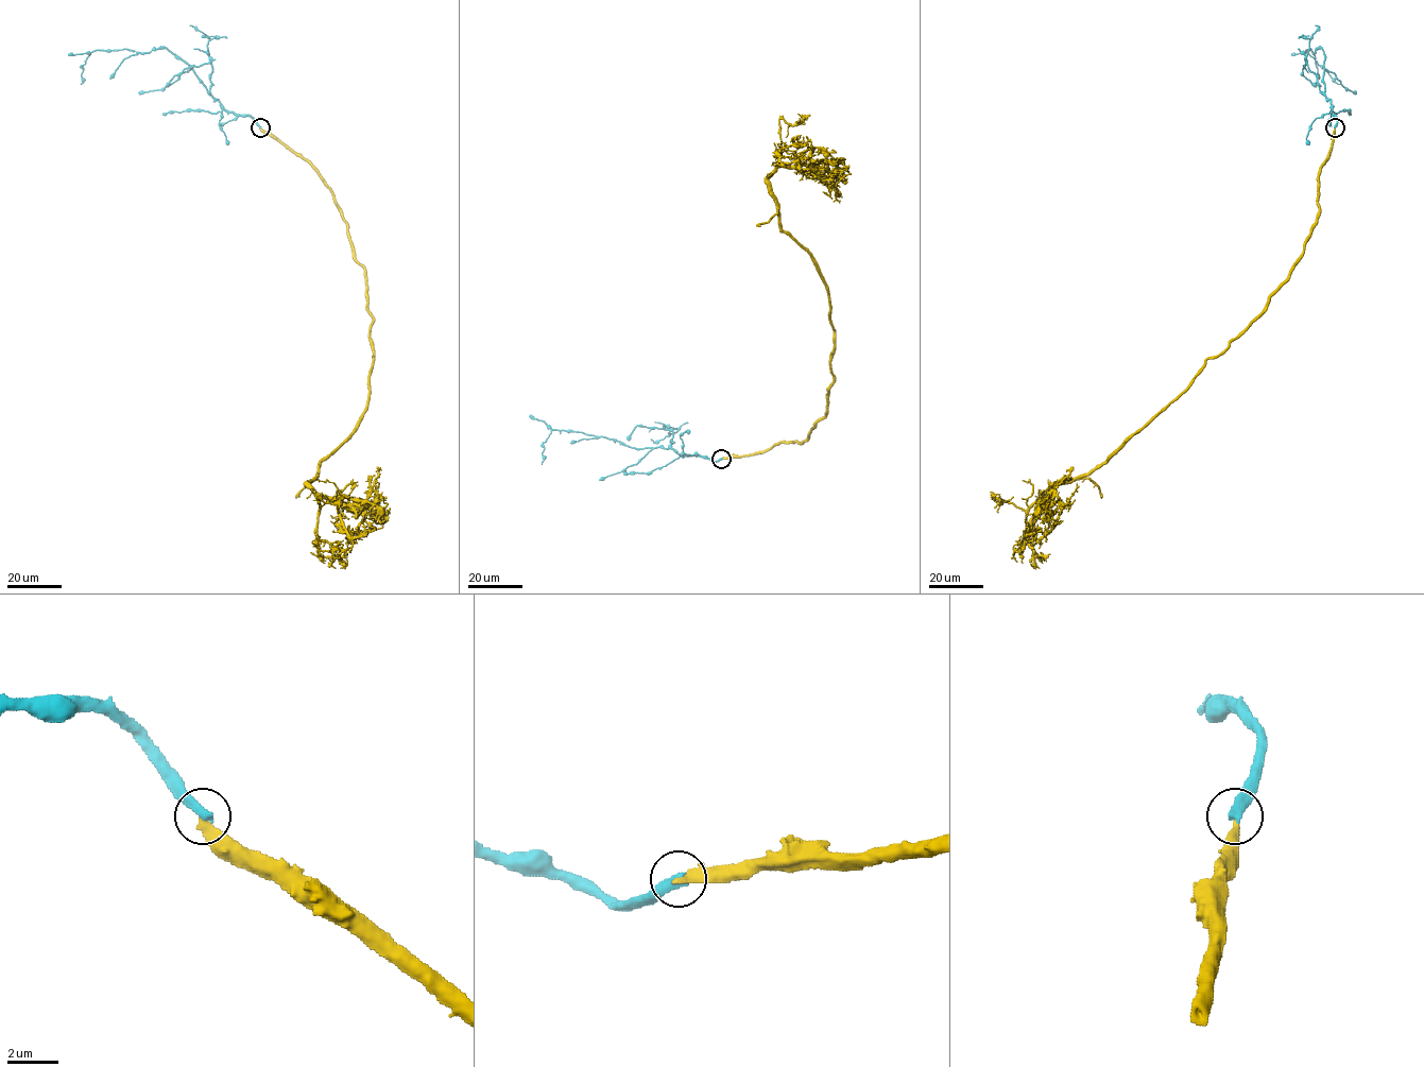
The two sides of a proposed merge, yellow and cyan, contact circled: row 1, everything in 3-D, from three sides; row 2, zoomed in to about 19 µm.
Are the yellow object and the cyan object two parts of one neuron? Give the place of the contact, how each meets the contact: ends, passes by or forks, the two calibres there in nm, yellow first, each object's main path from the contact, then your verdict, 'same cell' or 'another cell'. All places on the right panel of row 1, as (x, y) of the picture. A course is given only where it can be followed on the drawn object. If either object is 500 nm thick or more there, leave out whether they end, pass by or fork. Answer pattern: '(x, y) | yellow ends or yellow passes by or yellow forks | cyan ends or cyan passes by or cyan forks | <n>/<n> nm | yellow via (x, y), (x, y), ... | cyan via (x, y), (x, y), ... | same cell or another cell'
(1335, 127) | yellow ends | cyan ends | 360/440 nm | yellow via (1335, 127), (1320, 169), (1318, 219), (1288, 279), (1104, 461), (1043, 494), (1025, 538), (1054, 526), (1077, 483) | cyan via (1335, 127), (1337, 118), (1324, 93), (1324, 55), (1321, 48), (1306, 51), (1340, 84) | another cell

